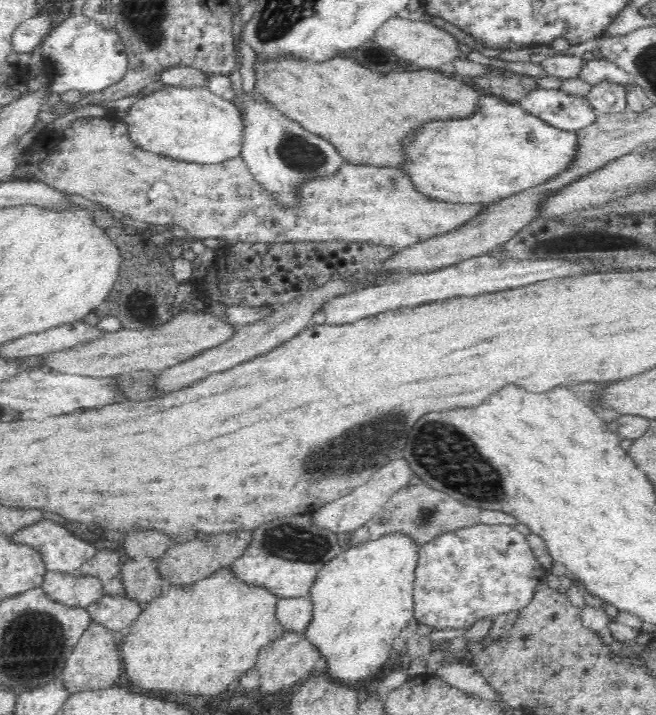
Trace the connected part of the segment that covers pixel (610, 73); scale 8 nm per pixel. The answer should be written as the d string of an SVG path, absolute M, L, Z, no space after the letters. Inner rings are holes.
M604 58L585 60L577 77L591 85L602 82L602 80L611 80L623 84L627 90L630 90L635 84L635 78L629 72Z

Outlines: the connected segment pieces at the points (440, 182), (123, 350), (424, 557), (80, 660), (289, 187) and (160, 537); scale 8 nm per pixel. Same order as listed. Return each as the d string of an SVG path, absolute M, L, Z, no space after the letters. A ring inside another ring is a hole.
M481 92L474 114L462 120L436 120L418 128L416 134L404 140L406 164L402 172L410 176L418 193L432 202L482 204L484 206L524 190L540 186L566 171L577 154L577 132L560 131L540 118L528 114L519 104L510 103L497 95Z
M181 310L162 326L142 330L122 328L116 332L100 334L90 342L78 342L66 350L42 354L42 367L62 374L101 379L110 379L135 370L160 372L226 342L235 331L234 326L226 322L226 318L216 317L212 313Z
M479 522L446 531L420 546L418 554L414 618L432 630L470 629L479 619L522 611L547 574L527 536L510 525Z
M90 622L86 630L67 656L61 678L69 694L80 690L98 690L99 687L115 686L122 674L122 659L119 645L114 642L114 632L102 623Z
M242 94L243 144L242 159L248 165L256 182L274 190L281 202L294 202L298 182L324 174L334 174L346 161L337 152L336 147L302 127L300 122L288 118L276 106L269 102L252 100L248 94Z
M138 530L126 534L123 543L125 554L129 558L136 556L149 556L158 560L173 542L170 536L166 536L160 530Z

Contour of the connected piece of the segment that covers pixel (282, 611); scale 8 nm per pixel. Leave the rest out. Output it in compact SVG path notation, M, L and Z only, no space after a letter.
M311 595L296 598L279 598L276 617L285 630L304 631L312 622L314 604Z

